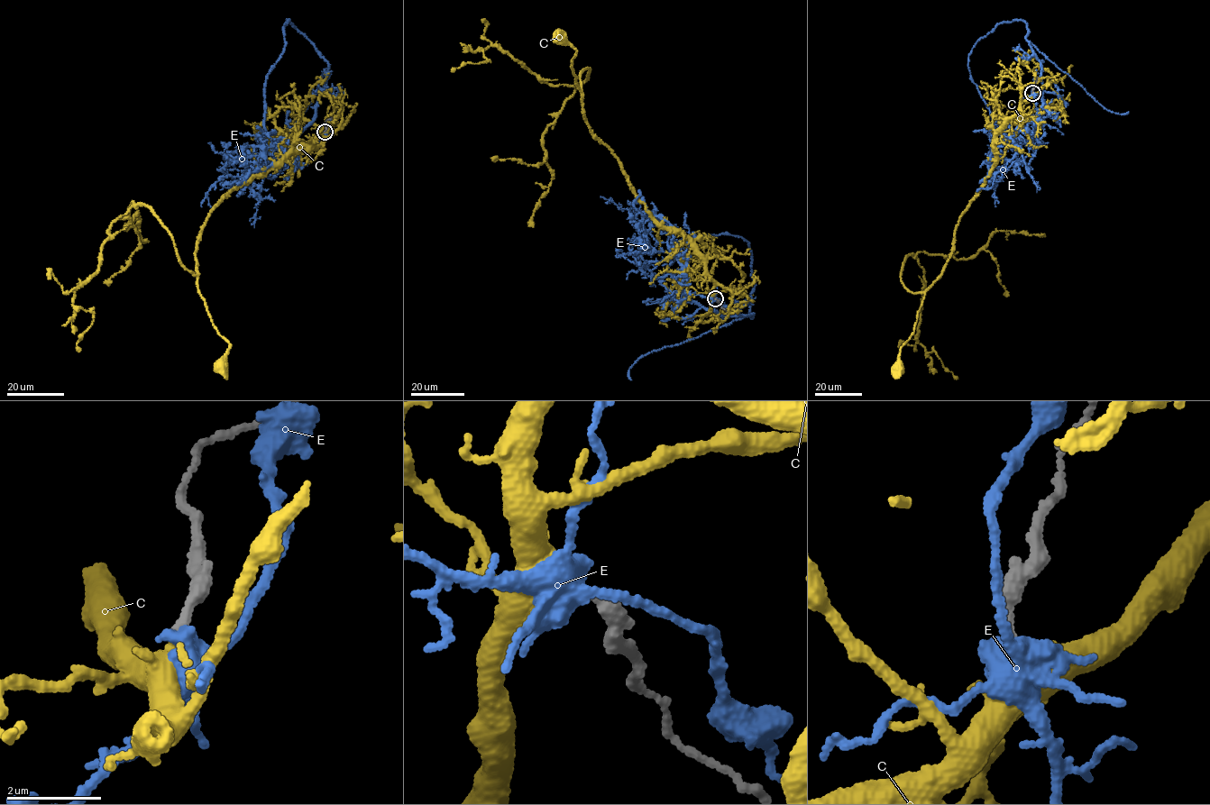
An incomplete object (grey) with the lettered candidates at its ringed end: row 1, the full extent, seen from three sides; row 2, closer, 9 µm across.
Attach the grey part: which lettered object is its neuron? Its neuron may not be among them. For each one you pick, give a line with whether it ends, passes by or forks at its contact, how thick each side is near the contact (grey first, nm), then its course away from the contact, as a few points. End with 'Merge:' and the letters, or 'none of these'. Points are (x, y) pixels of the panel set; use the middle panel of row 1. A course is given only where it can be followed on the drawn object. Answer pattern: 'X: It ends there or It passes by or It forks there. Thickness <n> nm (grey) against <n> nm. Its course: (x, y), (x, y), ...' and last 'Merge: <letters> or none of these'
C: It forks there. Thickness 220 nm (grey) against 340 nm. Its course: (714, 298), (706, 263), (680, 233), (653, 217), (613, 152), (589, 128), (571, 66), (576, 50), (558, 40)
Merge: C

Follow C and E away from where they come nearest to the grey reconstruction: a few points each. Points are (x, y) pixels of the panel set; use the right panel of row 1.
C: (1032, 93), (997, 133), (992, 168), (957, 224), (948, 260), (925, 292), (913, 333), (901, 347), (900, 370)
E: (1032, 93), (1040, 112), (1042, 103), (1041, 66), (1030, 42), (1107, 109), (1121, 114), (1128, 112)

